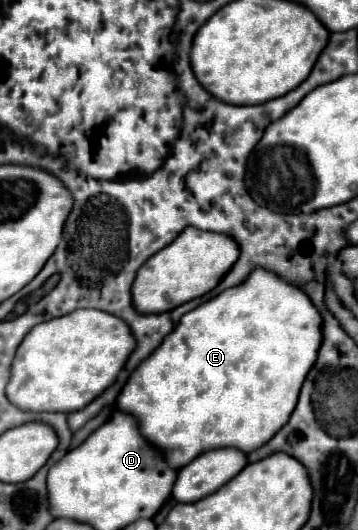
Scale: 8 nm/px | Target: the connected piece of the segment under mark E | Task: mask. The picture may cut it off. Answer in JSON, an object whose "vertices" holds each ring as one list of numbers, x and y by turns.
{"vertices":[[258,268,238,288,228,288,184,314,158,352,152,352,132,370,116,398,116,410,138,420,142,436,162,450,172,470,180,470,196,456,216,448,254,452,290,418,306,372,316,360,320,340,320,316,308,296]]}

